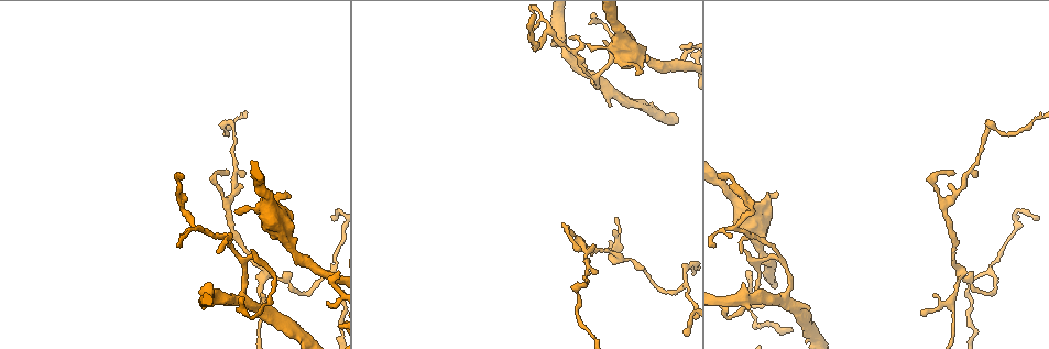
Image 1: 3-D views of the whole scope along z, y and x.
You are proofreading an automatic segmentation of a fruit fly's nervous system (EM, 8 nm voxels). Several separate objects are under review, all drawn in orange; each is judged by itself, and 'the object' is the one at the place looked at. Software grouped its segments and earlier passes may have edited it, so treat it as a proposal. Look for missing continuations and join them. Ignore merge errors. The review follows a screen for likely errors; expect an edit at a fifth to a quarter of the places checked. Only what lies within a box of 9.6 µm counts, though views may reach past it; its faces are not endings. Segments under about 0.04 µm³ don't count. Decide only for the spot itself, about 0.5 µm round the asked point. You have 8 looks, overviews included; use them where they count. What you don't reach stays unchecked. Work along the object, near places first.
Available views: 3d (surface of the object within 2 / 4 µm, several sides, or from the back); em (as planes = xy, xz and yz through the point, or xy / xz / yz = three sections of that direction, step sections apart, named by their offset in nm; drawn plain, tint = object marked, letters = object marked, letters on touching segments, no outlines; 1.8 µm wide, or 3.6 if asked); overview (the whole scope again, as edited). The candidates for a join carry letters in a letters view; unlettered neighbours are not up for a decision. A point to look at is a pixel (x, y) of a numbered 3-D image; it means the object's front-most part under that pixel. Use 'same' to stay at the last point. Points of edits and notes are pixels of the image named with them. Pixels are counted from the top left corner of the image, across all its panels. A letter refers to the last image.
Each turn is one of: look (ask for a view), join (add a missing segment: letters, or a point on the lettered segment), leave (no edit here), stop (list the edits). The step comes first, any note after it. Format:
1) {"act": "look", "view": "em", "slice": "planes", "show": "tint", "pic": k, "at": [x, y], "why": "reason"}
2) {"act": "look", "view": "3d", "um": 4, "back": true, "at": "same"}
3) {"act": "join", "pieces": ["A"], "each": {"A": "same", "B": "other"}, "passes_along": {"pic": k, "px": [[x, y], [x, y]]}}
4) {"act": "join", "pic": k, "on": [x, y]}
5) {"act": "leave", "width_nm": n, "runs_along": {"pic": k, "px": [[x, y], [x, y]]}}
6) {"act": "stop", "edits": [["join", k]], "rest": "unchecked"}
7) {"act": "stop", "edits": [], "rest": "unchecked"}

{"act": "look", "view": "3d", "um": 2, "pic": 1, "at": [777, 195], "why": "branch stops here"}

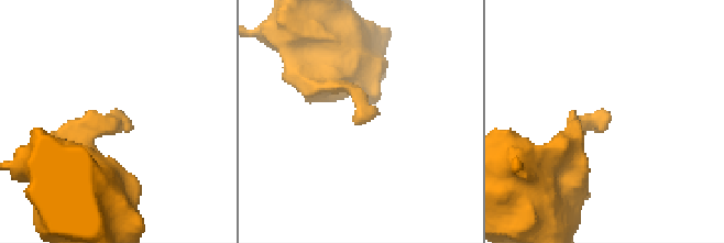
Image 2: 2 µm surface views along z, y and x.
{"act": "look", "view": "em", "slice": "planes", "show": "tint", "pic": 2, "at": [610, 112]}

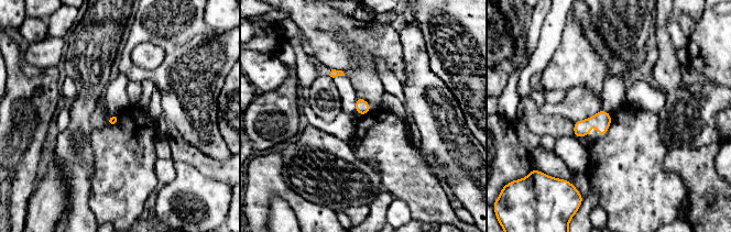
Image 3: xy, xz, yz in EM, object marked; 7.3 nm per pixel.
{"act": "look", "view": "em", "slice": "planes", "show": "letters", "at": "same"}

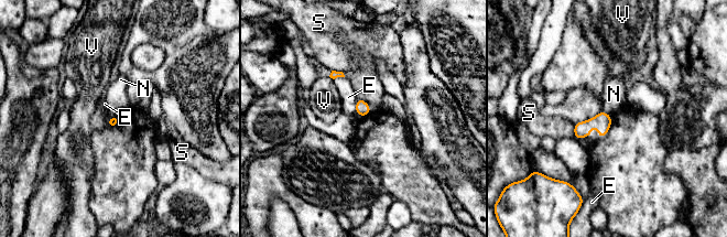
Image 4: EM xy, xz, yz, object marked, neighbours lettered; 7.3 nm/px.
{"act": "leave", "each": {"E": "other", "N": "other", "S": "other", "V": "other"}, "border": {"pic": 4, "px": [[118, 115], [109, 117]]}, "found": "none of them fits"}

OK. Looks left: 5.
{"act": "look", "view": "em", "slice": "planes", "show": "plain", "pic": 1, "at": [747, 209], "why": "tapers out"}

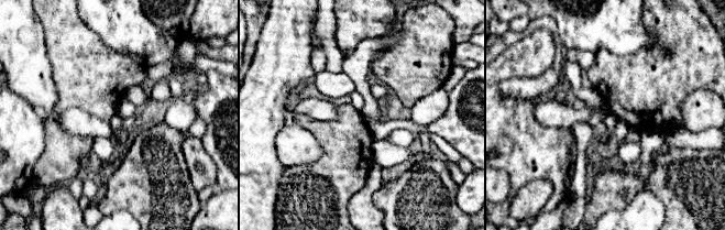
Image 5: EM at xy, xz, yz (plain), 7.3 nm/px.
{"act": "look", "view": "em", "slice": "planes", "show": "letters", "at": "same"}

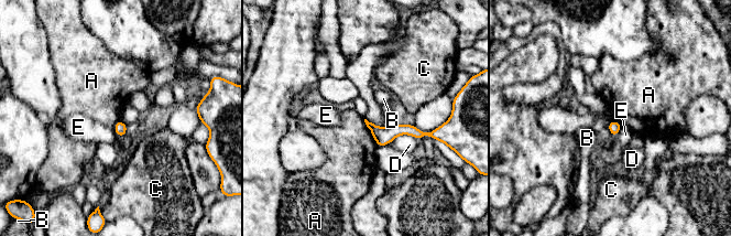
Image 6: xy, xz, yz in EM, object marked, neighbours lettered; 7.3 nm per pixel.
{"act": "leave", "each": {"A": "other", "B": "other", "C": "other", "D": "other", "E": "other"}, "border": {"pic": 6, "px": [[363, 119], [378, 146]]}, "found": "no lettered segment goes on from it"}

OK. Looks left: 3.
{"act": "look", "view": "3d", "um": 4, "pic": 1, "at": [1036, 220], "why": "branch stops here"}

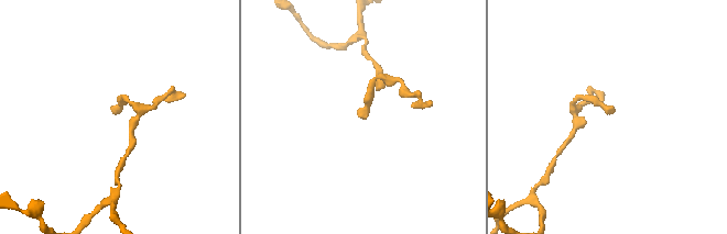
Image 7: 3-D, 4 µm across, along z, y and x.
{"act": "look", "view": "em", "slice": "planes", "show": "tint", "pic": 7, "at": [359, 116], "why": "now the EM"}

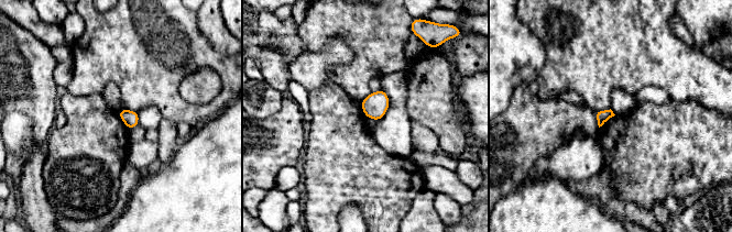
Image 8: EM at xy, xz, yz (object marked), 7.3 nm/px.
{"act": "look", "view": "em", "slice": "planes", "show": "letters", "at": "same"}

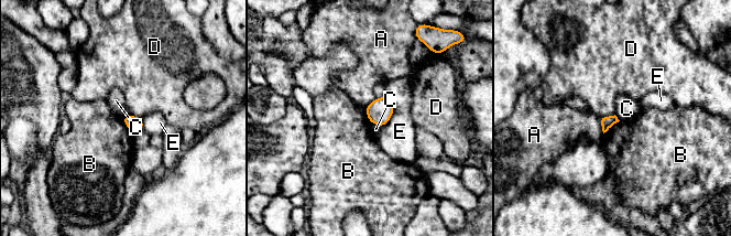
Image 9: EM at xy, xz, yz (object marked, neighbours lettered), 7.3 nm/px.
{"act": "leave", "each": {"A": "other", "B": "other", "C": "other", "D": "other", "E": "other"}, "border": {"pic": 9, "px": [[120, 118], [133, 135]]}, "found": "no lettered segment goes on from it"}

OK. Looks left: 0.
{"act": "stop", "edits": [], "rest": "unchecked"}

